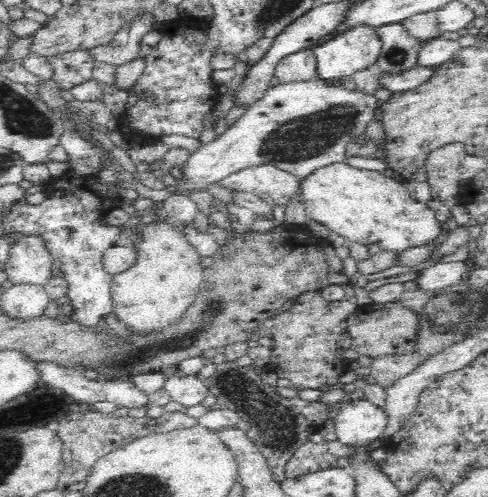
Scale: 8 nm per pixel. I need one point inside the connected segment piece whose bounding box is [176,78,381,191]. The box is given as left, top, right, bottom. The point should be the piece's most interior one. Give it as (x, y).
(297, 126)

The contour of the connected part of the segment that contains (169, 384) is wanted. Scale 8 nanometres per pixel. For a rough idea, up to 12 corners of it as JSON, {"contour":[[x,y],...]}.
{"contour":[[183,372],[166,374],[163,389],[172,402],[201,404],[207,384]]}

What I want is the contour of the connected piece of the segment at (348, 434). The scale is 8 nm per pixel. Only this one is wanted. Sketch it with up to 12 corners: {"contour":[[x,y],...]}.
{"contour":[[362,398],[333,421],[337,440],[368,445],[384,436],[385,407]]}

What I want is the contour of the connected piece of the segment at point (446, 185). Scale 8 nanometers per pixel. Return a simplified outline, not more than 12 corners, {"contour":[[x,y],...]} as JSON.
{"contour":[[464,144],[433,151],[425,163],[432,200],[462,190]]}

